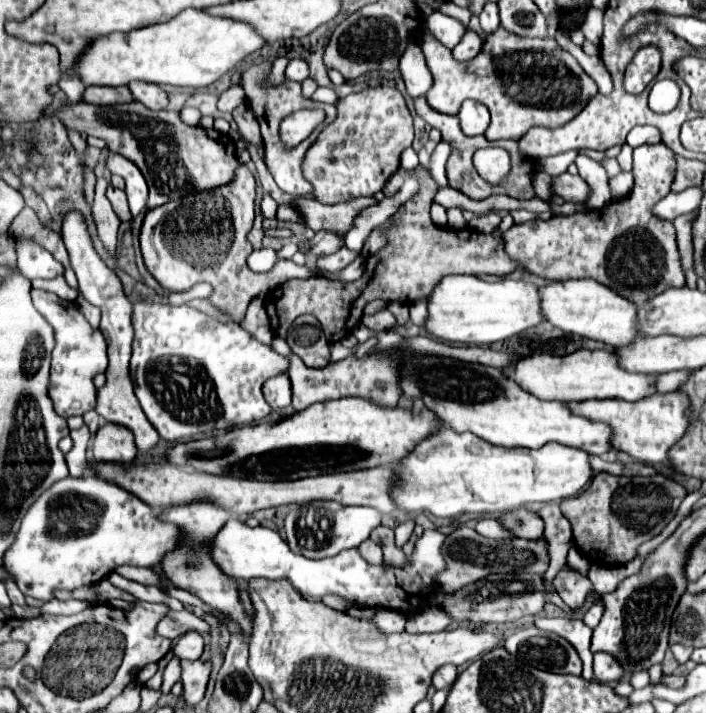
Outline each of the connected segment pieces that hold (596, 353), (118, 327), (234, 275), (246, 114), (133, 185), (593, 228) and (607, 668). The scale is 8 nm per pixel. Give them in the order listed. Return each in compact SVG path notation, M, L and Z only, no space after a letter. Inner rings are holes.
M577 350L567 356L551 356L551 354L535 354L517 360L511 364L505 374L513 376L517 384L521 384L527 392L533 392L537 398L551 398L551 400L561 400L561 402L583 402L583 400L603 400L603 398L619 398L627 402L643 400L647 396L653 396L657 392L657 374L637 374L629 372L619 366L619 356L609 350Z
M69 212L69 216L65 216L65 220L63 220L63 242L67 246L71 266L73 266L75 274L77 274L81 296L87 302L91 302L91 304L101 308L99 330L103 332L105 340L107 340L107 346L109 346L109 350L107 350L107 354L109 354L109 368L105 372L107 384L97 392L97 408L95 410L107 422L121 424L121 426L129 428L133 432L133 436L135 436L137 450L141 454L145 454L145 452L149 452L151 448L157 446L159 434L149 424L145 414L141 412L141 406L137 404L137 396L133 392L133 382L131 382L131 376L129 376L129 358L131 358L131 342L133 342L133 324L131 324L133 308L131 308L131 302L123 294L121 282L115 276L115 272L111 268L107 268L101 262L101 258L97 256L97 252L93 250L91 238L89 238L89 232L87 232L87 224L85 224L81 212Z
M241 164L235 170L235 176L231 182L217 186L217 188L189 194L189 196L181 198L181 204L169 202L165 206L153 208L145 214L145 220L141 226L141 238L139 238L145 266L155 276L155 280L169 292L183 292L183 290L189 290L197 282L209 282L213 286L213 296L209 300L217 308L227 312L235 322L241 322L249 302L259 292L271 292L273 288L281 286L283 282L287 282L291 278L313 276L307 266L297 266L291 260L281 260L281 270L271 270L265 274L251 272L247 268L245 260L251 254L251 244L247 242L247 232L253 226L253 216L255 216L255 178L253 178L251 170L245 164Z
M241 104L233 110L233 120L239 126L239 132L245 136L245 140L249 140L253 146L261 144L261 132L259 132L259 124L257 118L253 116L253 110L247 104Z
M113 152L107 158L107 168L113 174L119 174L125 178L125 184L127 184L125 192L127 192L131 214L135 218L147 206L147 182L143 178L141 170L131 160L125 160L123 156L117 156Z
M661 142L633 148L633 176L635 186L621 202L611 202L601 210L585 214L553 216L547 222L513 224L503 232L505 250L515 260L521 260L523 268L541 278L593 278L639 306L667 288L683 288L685 272L675 242L675 228L671 222L651 214L651 206L671 190L675 176L673 152Z
M605 652L595 654L593 674L595 674L595 680L601 684L615 684L623 678L621 666L617 664L617 660L613 660L613 656L605 656Z

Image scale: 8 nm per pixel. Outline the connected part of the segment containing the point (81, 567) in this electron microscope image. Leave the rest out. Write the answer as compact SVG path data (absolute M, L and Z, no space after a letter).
M67 476L55 482L47 492L43 492L39 500L33 504L33 508L29 508L17 532L17 540L5 554L3 566L15 576L19 590L25 596L47 602L53 598L53 590L57 588L75 590L87 584L97 584L113 570L113 566L121 564L145 566L145 568L157 566L161 562L161 556L177 544L179 534L181 532L177 526L159 522L151 506L145 504L135 494L127 492L125 488L103 478Z

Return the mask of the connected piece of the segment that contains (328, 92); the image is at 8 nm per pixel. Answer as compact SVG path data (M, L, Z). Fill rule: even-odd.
M319 88L319 90L315 90L315 92L313 92L311 100L315 100L315 102L329 102L329 104L333 104L333 102L337 102L337 96L335 96L335 92L333 92L331 88Z

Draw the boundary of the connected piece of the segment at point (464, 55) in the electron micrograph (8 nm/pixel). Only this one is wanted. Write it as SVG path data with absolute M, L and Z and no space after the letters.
M467 30L465 36L461 38L461 42L453 48L453 58L457 62L469 62L481 52L481 46L483 46L483 42L479 40L479 36L475 32Z

